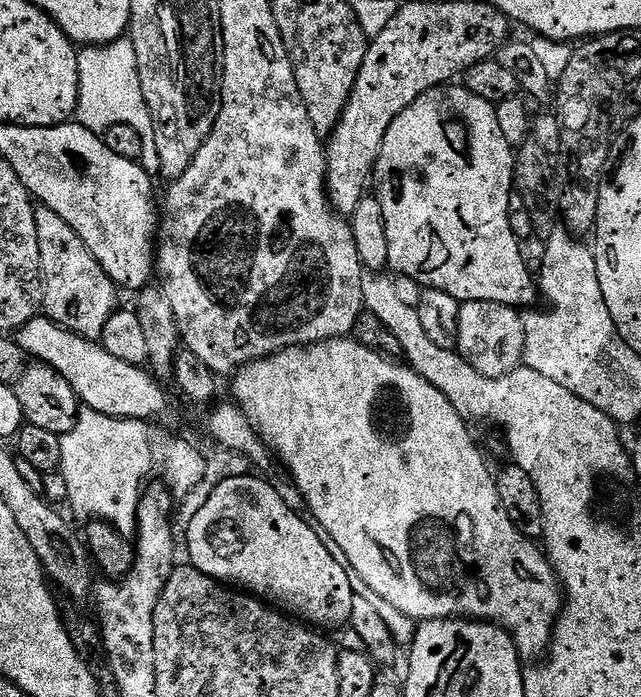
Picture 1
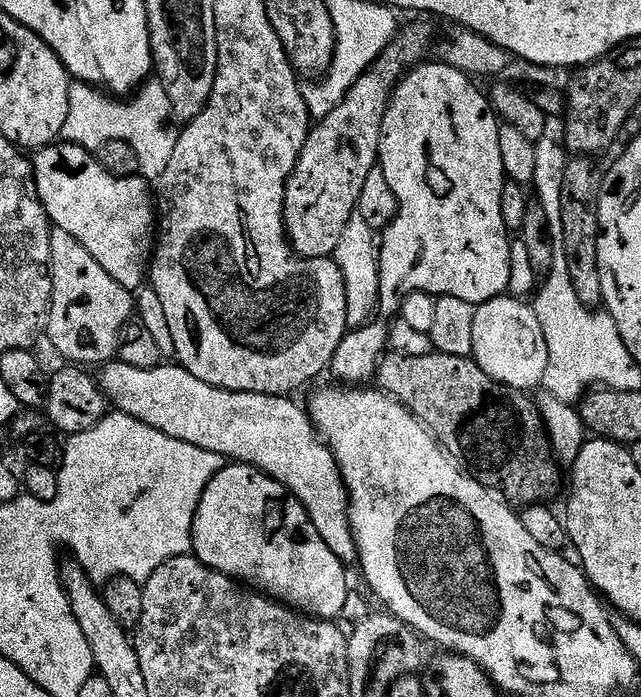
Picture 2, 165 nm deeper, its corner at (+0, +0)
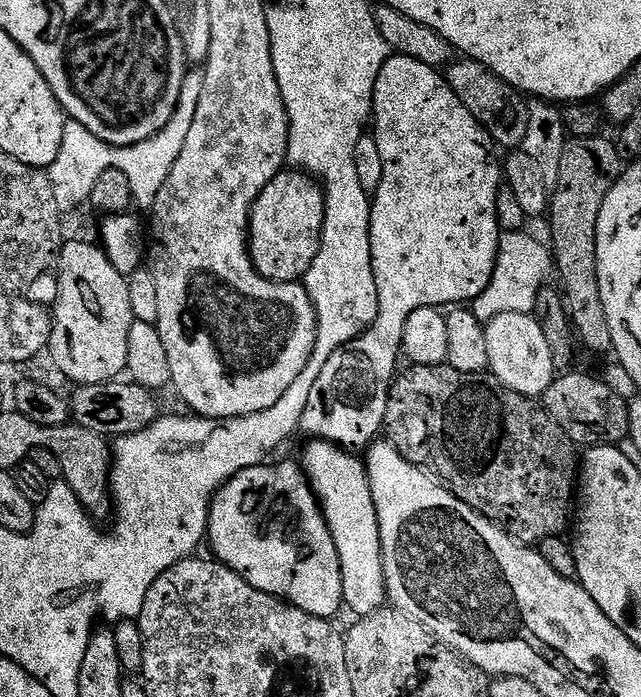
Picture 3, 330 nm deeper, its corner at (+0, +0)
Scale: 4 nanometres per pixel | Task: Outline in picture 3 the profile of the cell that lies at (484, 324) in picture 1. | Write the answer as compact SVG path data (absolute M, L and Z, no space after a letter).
M527 312L498 314L484 325L486 330L486 350L490 354L488 372L498 378L510 390L523 396L543 397L544 391L552 385L558 373L554 368L549 343L542 334L535 315Z

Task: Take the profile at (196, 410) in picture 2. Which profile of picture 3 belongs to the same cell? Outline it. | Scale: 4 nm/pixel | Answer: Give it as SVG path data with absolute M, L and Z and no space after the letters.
M329 440L307 441L304 448L302 467L312 486L312 493L320 502L320 509L324 511L326 526L330 526L330 534L334 538L334 546L338 546L338 562L342 566L342 594L344 608L353 612L353 617L369 616L385 607L388 591L384 581L384 567L382 566L382 538L378 526L378 510L374 510L374 494L370 490L368 465L359 455L345 450L338 444L331 444Z

